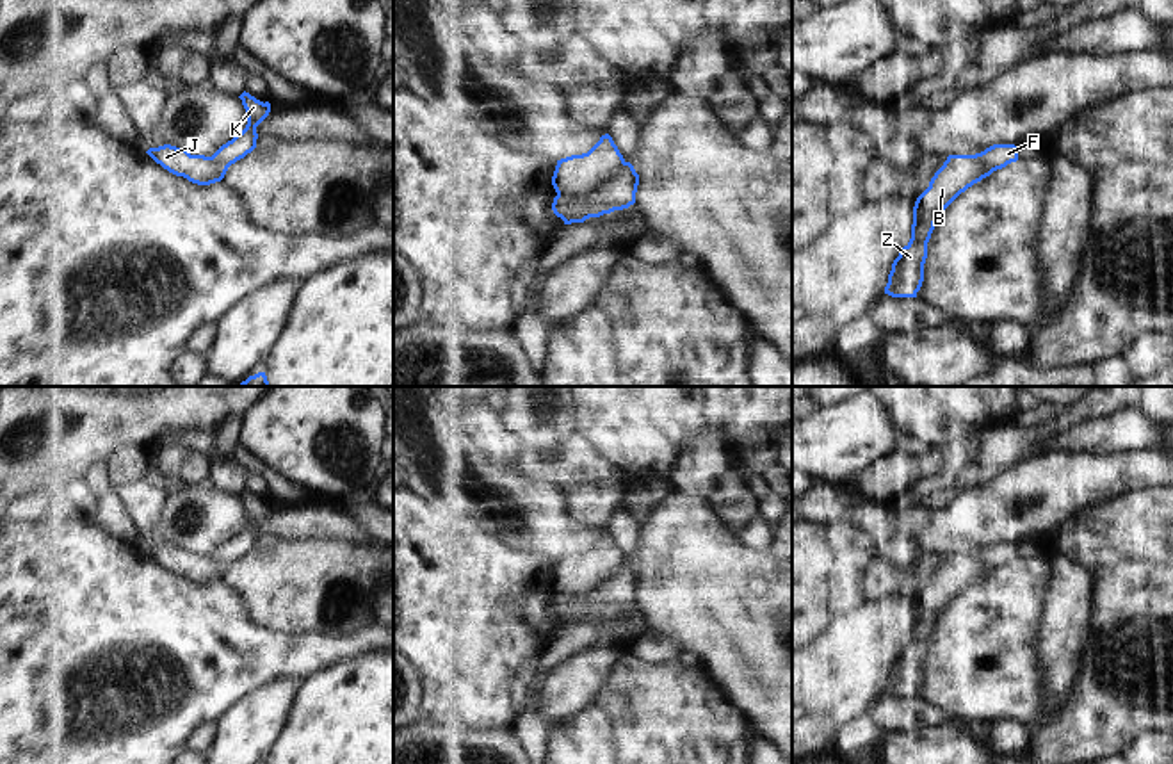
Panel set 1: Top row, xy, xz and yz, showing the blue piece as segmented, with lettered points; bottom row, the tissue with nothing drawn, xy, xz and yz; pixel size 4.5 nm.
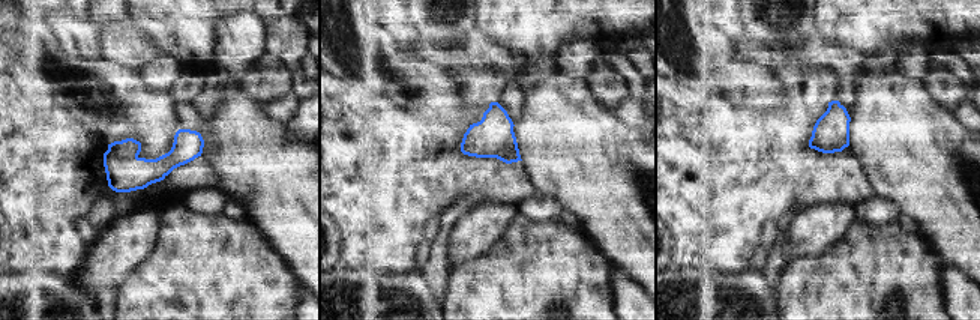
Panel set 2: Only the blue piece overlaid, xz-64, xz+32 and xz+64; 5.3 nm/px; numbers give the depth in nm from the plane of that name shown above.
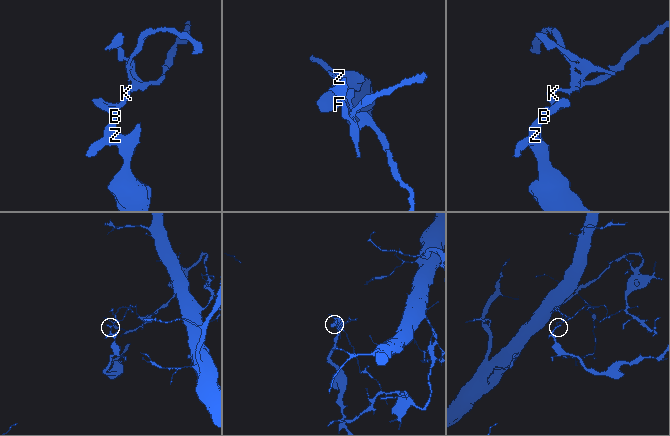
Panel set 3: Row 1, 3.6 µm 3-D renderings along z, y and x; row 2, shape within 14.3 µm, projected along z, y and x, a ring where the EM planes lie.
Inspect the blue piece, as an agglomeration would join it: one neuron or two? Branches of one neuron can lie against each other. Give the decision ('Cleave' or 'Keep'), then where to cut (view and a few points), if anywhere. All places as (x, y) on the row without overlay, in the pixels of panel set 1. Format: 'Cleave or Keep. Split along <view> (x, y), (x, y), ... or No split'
Cleave. Split along xz (625, 561), (586, 592), (558, 593)

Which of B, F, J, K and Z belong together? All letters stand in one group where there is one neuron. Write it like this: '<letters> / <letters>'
B J Z / F K

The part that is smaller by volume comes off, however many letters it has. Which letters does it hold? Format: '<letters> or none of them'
B, J, Z

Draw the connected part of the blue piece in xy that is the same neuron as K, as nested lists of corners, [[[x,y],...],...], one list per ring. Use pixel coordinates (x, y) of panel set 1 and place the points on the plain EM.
[[[246,490],[239,497],[242,499],[242,504],[244,504],[246,513],[247,513],[247,524],[240,532],[237,532],[231,540],[222,543],[212,554],[212,557],[215,561],[221,561],[228,566],[231,563],[235,563],[237,559],[244,557],[247,552],[251,552],[256,547],[256,538],[258,538],[256,525],[271,511],[271,502],[269,500],[263,502]]]

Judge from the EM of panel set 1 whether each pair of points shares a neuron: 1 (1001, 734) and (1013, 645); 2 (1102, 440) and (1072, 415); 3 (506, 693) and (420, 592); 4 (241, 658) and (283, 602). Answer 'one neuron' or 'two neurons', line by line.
1: two neurons
2: two neurons
3: one neuron
4: two neurons

